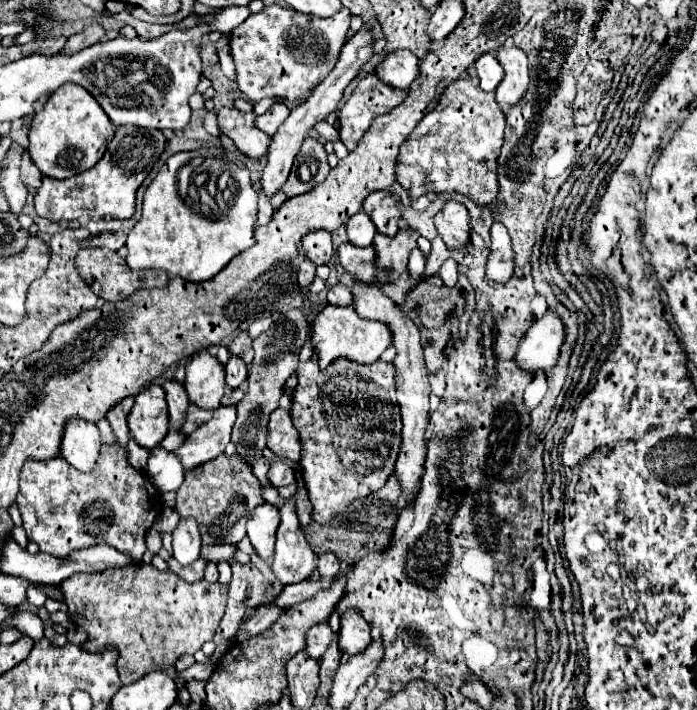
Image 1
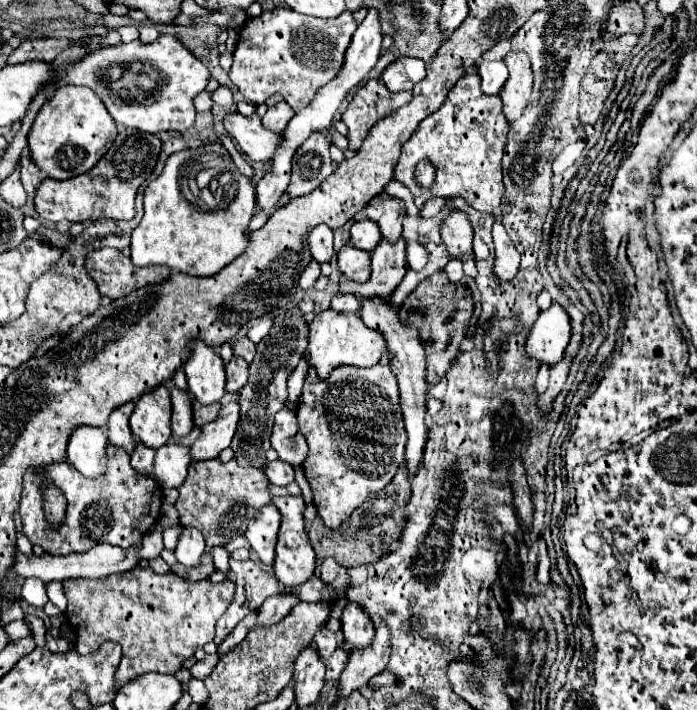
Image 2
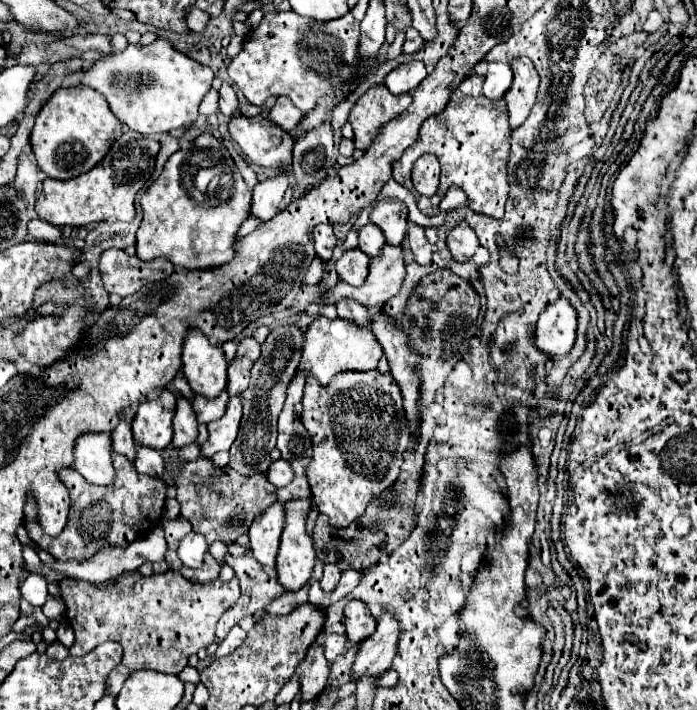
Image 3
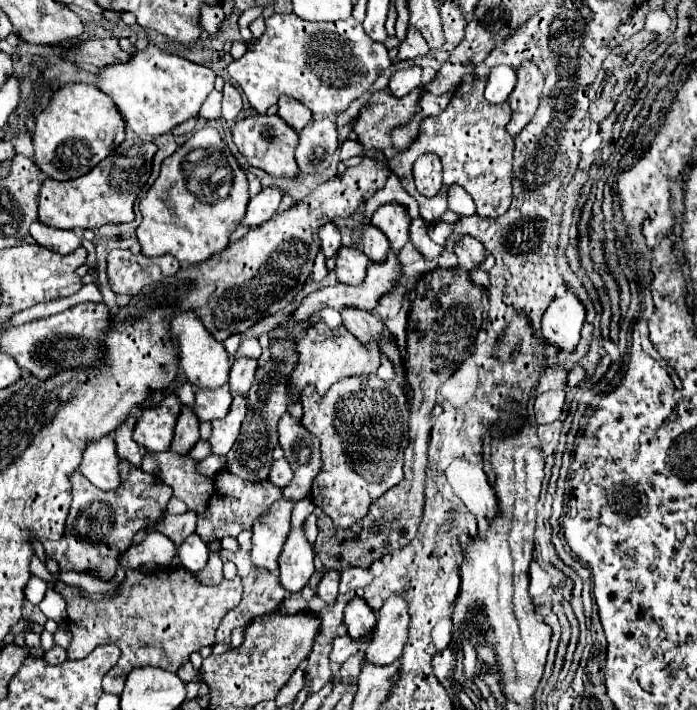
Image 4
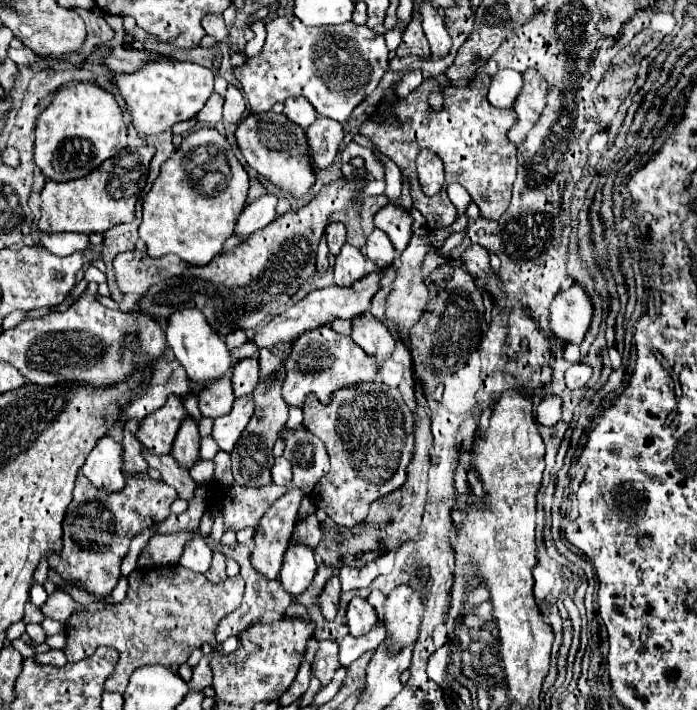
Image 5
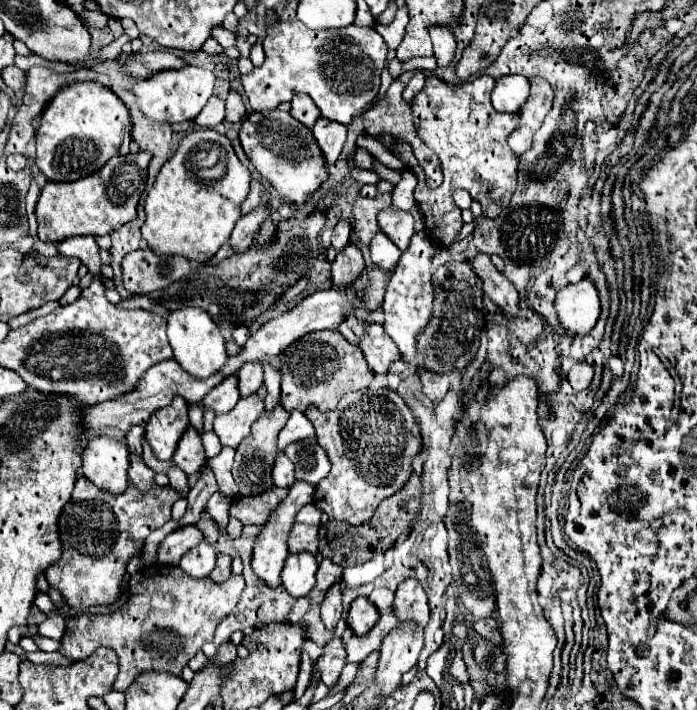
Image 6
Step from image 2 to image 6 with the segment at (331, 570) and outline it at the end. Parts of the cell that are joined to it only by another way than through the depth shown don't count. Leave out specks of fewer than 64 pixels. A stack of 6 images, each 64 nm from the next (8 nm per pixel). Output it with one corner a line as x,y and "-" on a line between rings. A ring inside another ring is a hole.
340,582
332,584
320,604
320,610
322,610
322,622
326,624
328,630
334,630
338,620
340,620
340,614
342,614
342,586

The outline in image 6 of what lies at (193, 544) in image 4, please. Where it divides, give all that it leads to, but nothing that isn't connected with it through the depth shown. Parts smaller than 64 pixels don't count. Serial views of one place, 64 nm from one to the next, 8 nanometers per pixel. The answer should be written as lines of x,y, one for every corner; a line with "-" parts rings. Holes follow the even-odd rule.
200,544
200,546
194,546
190,548
182,560
180,560
180,568
194,576
194,578
204,578
212,572
214,568
214,562
216,562
216,552
210,544

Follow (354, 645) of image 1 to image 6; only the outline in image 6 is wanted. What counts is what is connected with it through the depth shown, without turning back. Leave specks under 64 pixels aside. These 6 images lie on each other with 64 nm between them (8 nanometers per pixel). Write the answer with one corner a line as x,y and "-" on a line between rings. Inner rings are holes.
360,596
350,604
350,612
348,612
348,628
356,634
356,636
364,636
380,618
376,606
372,602
368,602
368,598

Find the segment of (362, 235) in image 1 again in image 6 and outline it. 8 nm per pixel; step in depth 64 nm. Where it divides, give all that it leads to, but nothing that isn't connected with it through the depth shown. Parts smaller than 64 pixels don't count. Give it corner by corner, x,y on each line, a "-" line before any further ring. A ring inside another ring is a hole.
378,232
378,234
372,238
372,242
370,242
372,262
374,262
380,270
384,270
384,272
394,270
394,266
396,266
398,260
400,260
400,254
402,254
402,252
400,252
382,232

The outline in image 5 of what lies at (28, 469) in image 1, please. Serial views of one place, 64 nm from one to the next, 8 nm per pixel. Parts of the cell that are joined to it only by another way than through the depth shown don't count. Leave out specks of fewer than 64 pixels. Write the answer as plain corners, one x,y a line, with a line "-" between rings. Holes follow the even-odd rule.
78,474
74,500
64,518
64,546
48,558
62,580
80,580
82,588
96,596
108,596
120,578
122,558
128,554
130,540
144,528
152,528
170,514
170,504
176,500
176,490
162,480
152,480
148,474
126,474
126,486
120,492
104,492
94,488
88,478

